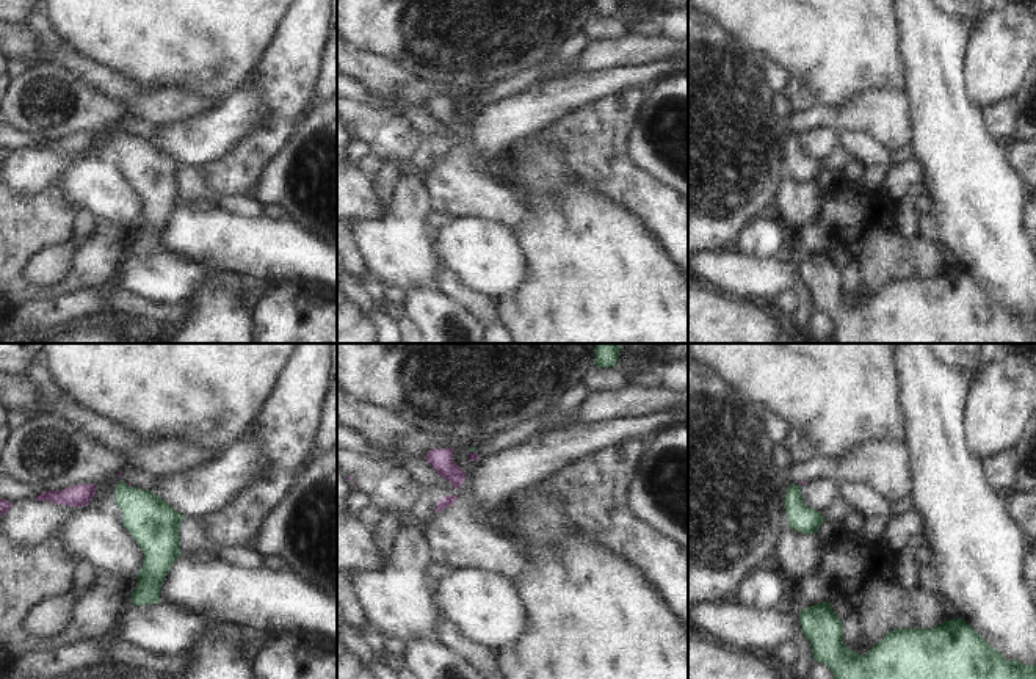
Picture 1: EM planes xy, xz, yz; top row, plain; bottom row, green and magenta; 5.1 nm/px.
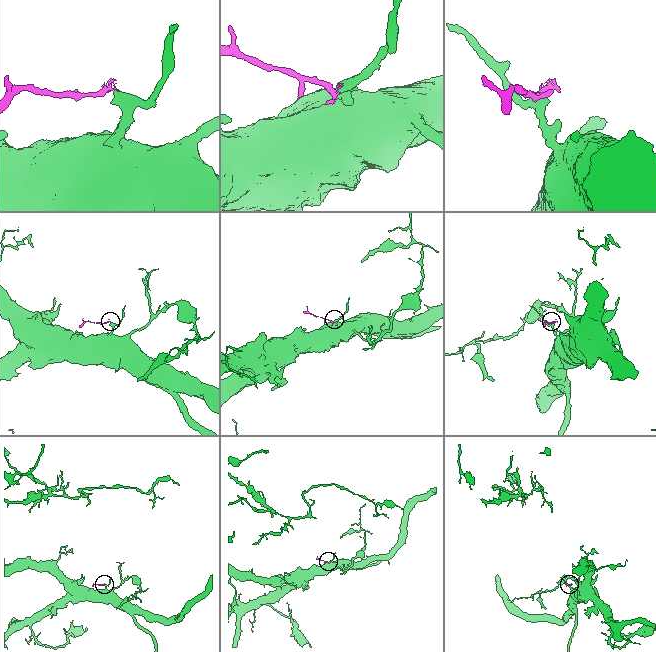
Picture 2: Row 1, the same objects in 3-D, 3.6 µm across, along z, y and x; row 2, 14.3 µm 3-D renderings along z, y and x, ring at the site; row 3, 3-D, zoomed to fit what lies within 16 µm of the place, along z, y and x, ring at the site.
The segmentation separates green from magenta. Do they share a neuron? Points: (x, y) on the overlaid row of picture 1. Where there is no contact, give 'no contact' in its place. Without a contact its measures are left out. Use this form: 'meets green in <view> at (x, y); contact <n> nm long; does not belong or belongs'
meets green in xy at (129, 486); contact 40 nm long; does not belong

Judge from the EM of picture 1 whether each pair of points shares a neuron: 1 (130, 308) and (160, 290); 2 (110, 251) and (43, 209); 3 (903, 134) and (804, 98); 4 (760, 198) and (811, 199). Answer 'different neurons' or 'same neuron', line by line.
1: different neurons
2: same neuron
3: different neurons
4: different neurons

